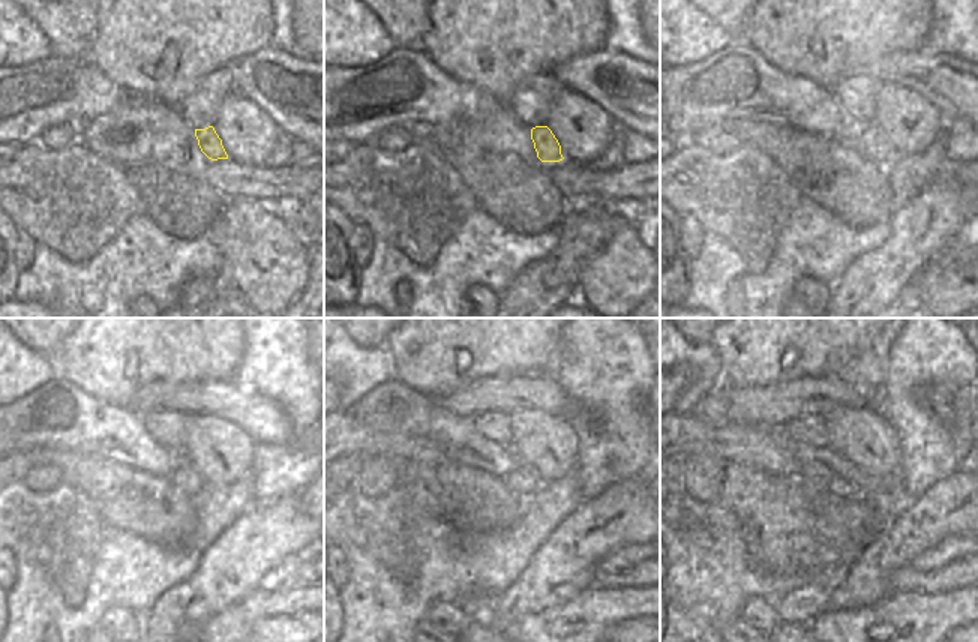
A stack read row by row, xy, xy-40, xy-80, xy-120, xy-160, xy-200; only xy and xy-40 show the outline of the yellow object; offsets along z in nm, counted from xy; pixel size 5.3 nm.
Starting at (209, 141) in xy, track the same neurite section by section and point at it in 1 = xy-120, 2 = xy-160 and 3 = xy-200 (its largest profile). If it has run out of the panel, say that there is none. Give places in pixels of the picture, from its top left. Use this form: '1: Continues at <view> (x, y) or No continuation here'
1: Continues at xy-120 (185, 477)
2: Continues at xy-160 (522, 480)
3: Continues at xy-200 (839, 486).

